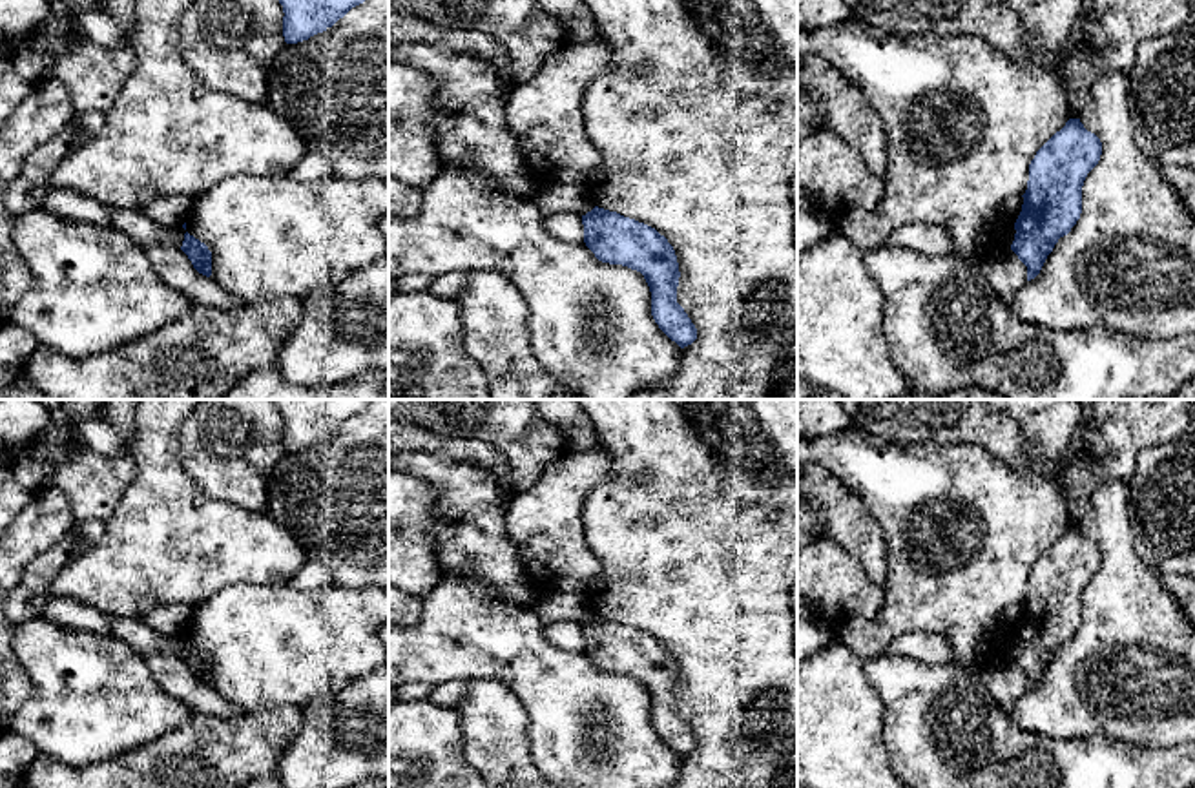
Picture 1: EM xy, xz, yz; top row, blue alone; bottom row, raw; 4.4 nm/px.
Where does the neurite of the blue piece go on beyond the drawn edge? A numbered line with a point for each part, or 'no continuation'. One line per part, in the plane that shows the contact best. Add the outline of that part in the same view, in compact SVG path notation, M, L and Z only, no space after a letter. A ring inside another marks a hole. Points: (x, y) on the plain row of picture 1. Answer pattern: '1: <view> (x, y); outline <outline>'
no continuation

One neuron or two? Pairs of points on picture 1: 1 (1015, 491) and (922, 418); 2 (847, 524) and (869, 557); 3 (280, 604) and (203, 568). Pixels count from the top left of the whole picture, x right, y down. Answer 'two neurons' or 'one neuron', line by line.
1: two neurons
2: one neuron
3: two neurons

